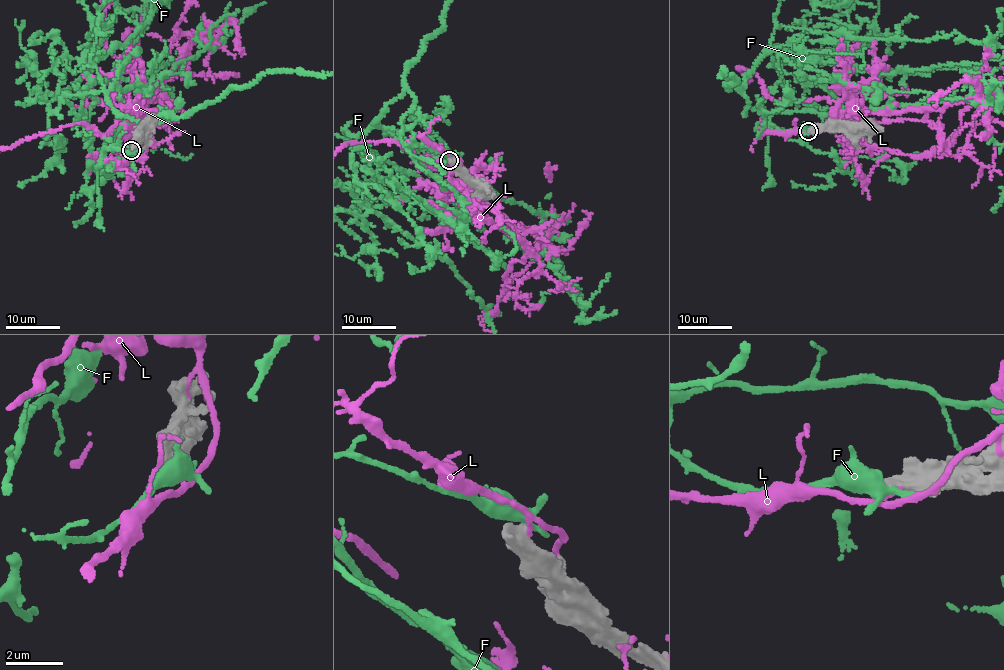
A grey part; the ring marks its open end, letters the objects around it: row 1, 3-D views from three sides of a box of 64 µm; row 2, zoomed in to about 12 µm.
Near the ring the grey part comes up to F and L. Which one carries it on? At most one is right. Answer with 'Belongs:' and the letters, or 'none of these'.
Belongs: none of these

